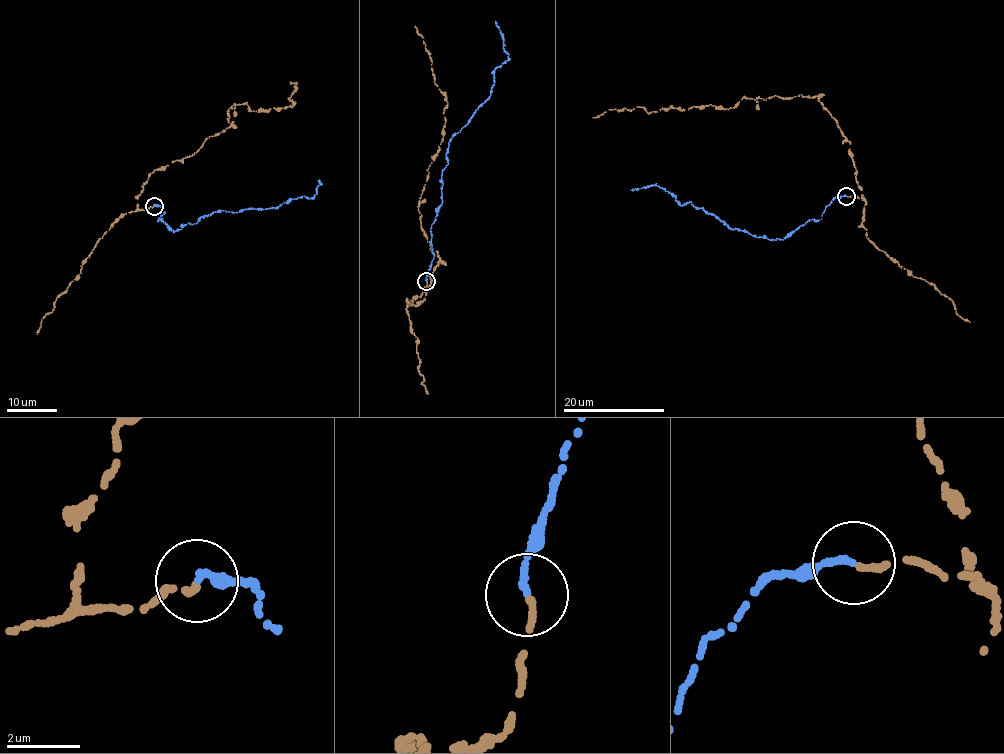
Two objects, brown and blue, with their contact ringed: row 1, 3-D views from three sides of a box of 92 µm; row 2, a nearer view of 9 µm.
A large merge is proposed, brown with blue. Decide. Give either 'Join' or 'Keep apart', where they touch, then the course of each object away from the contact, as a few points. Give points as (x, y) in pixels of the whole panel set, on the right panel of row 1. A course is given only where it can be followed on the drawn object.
Join. Place: (846, 196). Course of brown: (847, 196), (863, 198), (849, 142), (817, 96), (593, 117). Course of blue: (846, 196), (836, 197), (820, 220), (770, 240), (728, 227), (690, 202), (681, 206), (658, 186), (631, 190)

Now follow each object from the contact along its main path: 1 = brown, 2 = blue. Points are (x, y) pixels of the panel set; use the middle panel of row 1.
1: (427, 282), (425, 299), (409, 303), (439, 260), (418, 204), (447, 102), (415, 26)
2: (427, 281), (434, 256), (431, 228), (442, 201), (450, 139), (491, 95), (493, 71), (508, 58), (495, 21)

